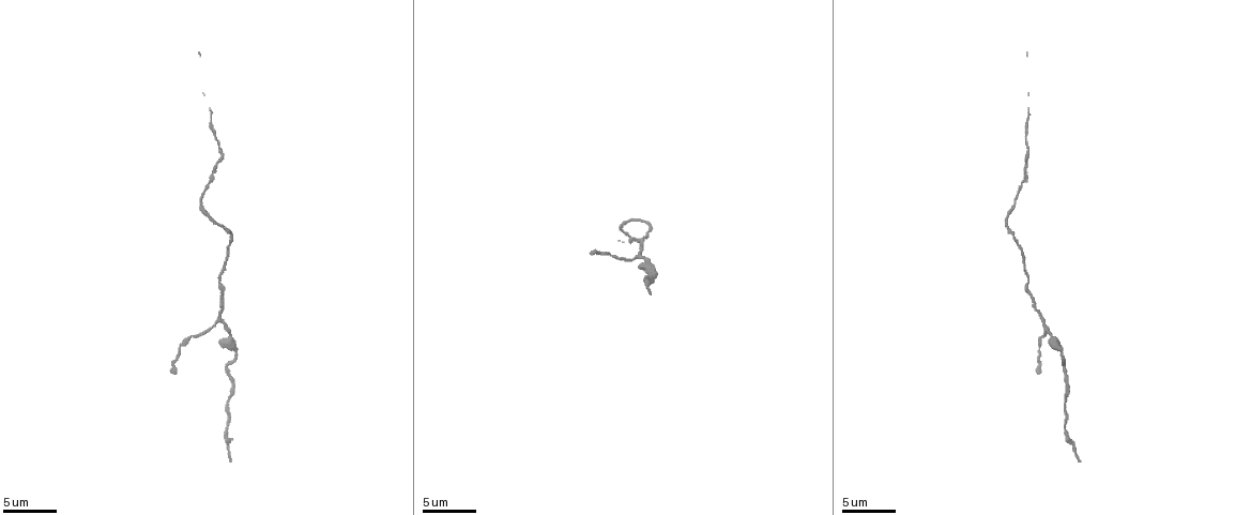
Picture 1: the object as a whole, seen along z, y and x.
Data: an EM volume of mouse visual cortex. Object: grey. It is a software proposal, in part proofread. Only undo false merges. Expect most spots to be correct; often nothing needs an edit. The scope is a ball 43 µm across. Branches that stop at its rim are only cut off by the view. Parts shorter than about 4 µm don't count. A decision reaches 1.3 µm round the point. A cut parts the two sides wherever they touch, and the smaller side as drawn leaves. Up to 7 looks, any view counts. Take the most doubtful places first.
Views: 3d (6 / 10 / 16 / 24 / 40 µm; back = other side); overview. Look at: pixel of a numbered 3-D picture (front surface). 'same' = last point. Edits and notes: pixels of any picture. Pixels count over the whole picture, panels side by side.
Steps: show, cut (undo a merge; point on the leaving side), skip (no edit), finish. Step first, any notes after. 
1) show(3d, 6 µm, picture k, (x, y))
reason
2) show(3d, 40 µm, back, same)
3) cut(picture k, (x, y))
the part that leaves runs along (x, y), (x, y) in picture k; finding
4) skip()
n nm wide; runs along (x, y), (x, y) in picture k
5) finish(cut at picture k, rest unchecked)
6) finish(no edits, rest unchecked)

show(3d, 10 µm, picture 1, (638, 256))
branch point

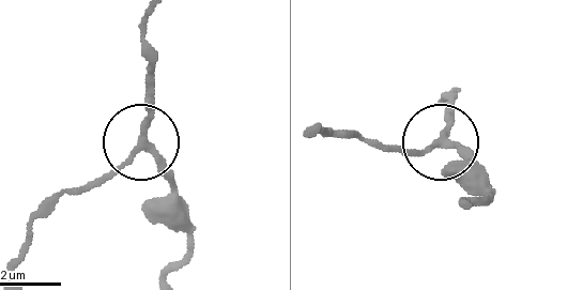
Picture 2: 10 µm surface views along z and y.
skip()
200 nm wide; runs along (151, 12), (143, 27), (141, 142), (85, 185) in picture 2; one neuron here

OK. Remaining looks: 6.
show(3d, 6 µm, picture 1, (232, 389))
sudden change in width

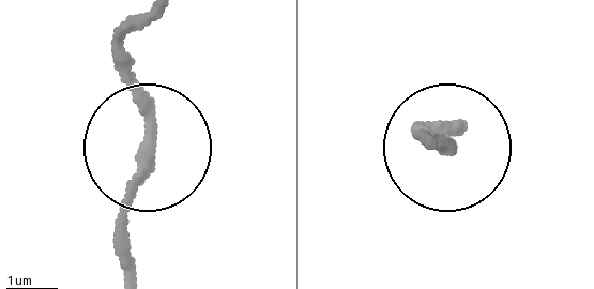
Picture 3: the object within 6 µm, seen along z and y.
skip()
runs along (146, 19), (124, 58), (150, 135), (124, 275) in picture 3; continuous, no second neuron

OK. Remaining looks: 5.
show(3d, 10 µm, picture 1, (1023, 255))

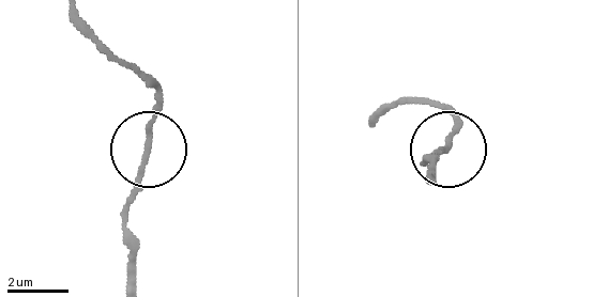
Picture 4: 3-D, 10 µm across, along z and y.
skip()
170 nm wide; continuous, no second neuron

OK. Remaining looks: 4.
show(3d, 6 µm, picture 1, (179, 350))
narrows sharply

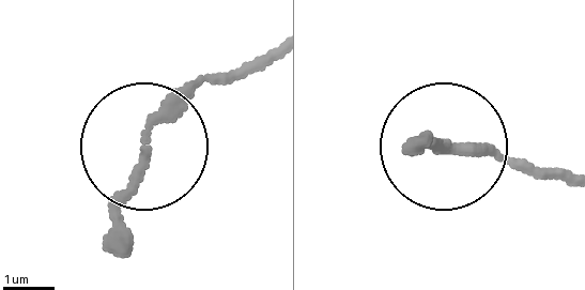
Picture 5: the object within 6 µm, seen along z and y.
skip()
runs along (572, 181), (444, 143) in picture 5; one neuron here

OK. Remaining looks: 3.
finish(no edits, rest unchecked)

